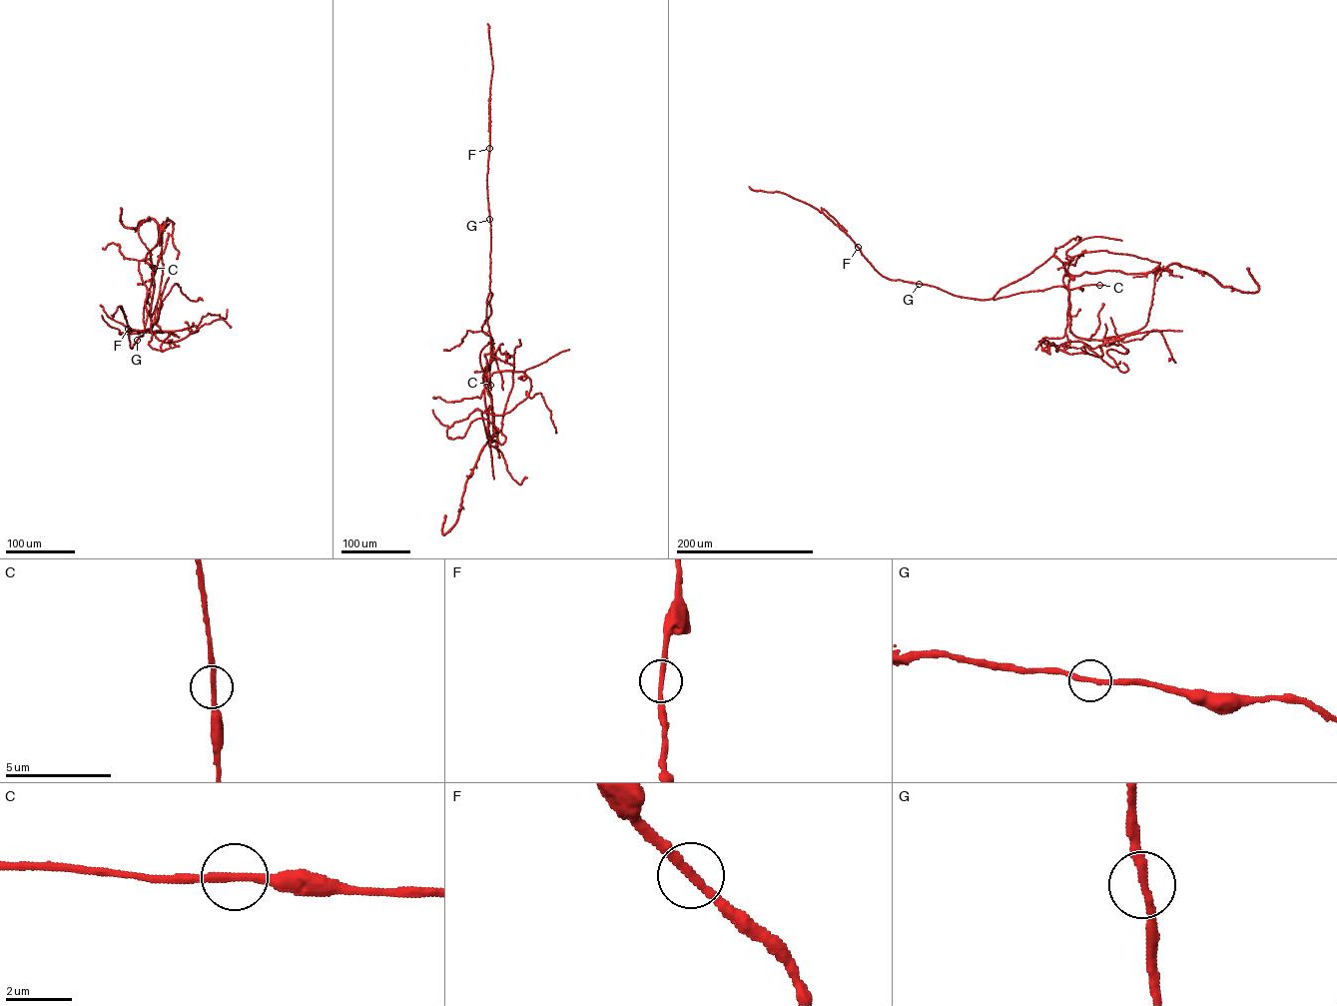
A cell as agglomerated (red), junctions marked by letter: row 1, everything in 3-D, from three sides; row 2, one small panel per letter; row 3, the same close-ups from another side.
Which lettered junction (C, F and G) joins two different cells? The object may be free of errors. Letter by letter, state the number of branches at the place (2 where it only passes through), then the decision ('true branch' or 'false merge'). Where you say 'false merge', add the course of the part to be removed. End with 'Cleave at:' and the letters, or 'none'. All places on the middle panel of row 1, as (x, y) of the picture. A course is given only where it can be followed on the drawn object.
C: 2 branches meet; true branch
F: 2 branches meet; true branch
G: 2 branches meet; true branch
Cleave at: none

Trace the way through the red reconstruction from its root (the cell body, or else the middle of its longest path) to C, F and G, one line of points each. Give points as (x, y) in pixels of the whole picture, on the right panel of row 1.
C: (1069, 299), (1062, 281), (1067, 273), (1053, 256), (1002, 287), (993, 299), (1057, 286), (1070, 290), (1099, 285)
F: (1069, 299), (1062, 281), (1067, 273), (1053, 256), (992, 298), (979, 300), (889, 280), (858, 247)
G: (1069, 299), (1062, 281), (1067, 273), (1053, 256), (990, 299), (957, 296), (919, 284)

